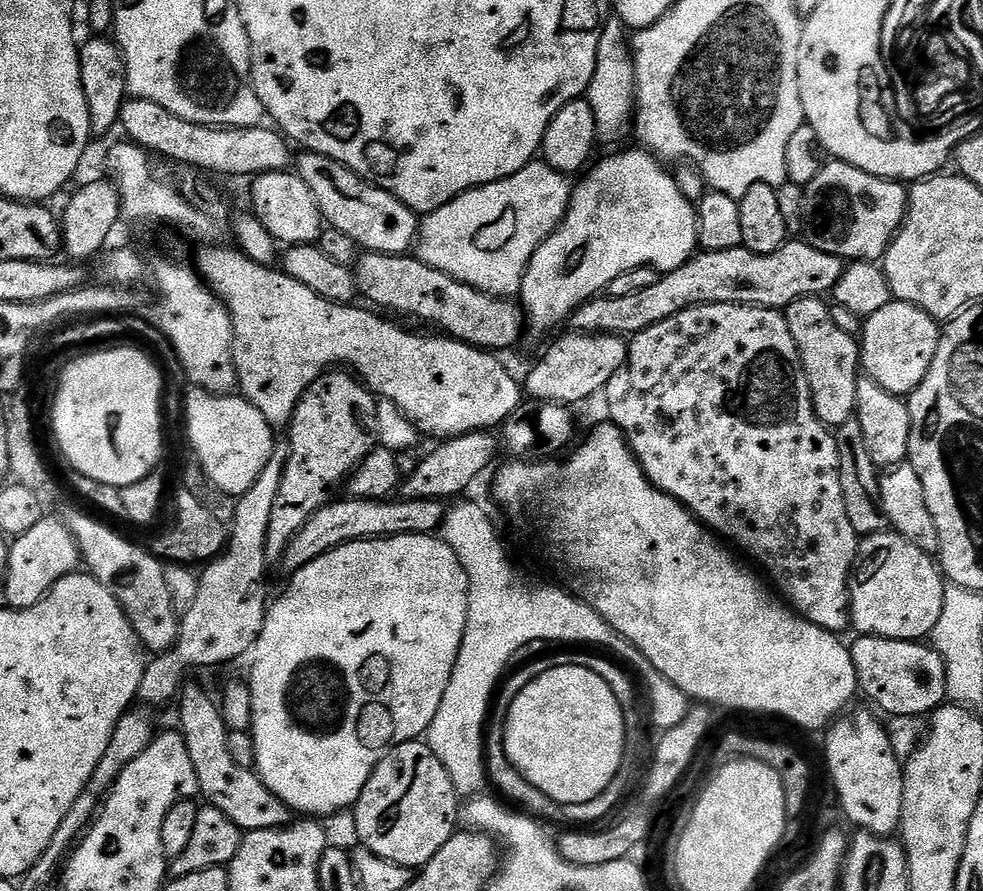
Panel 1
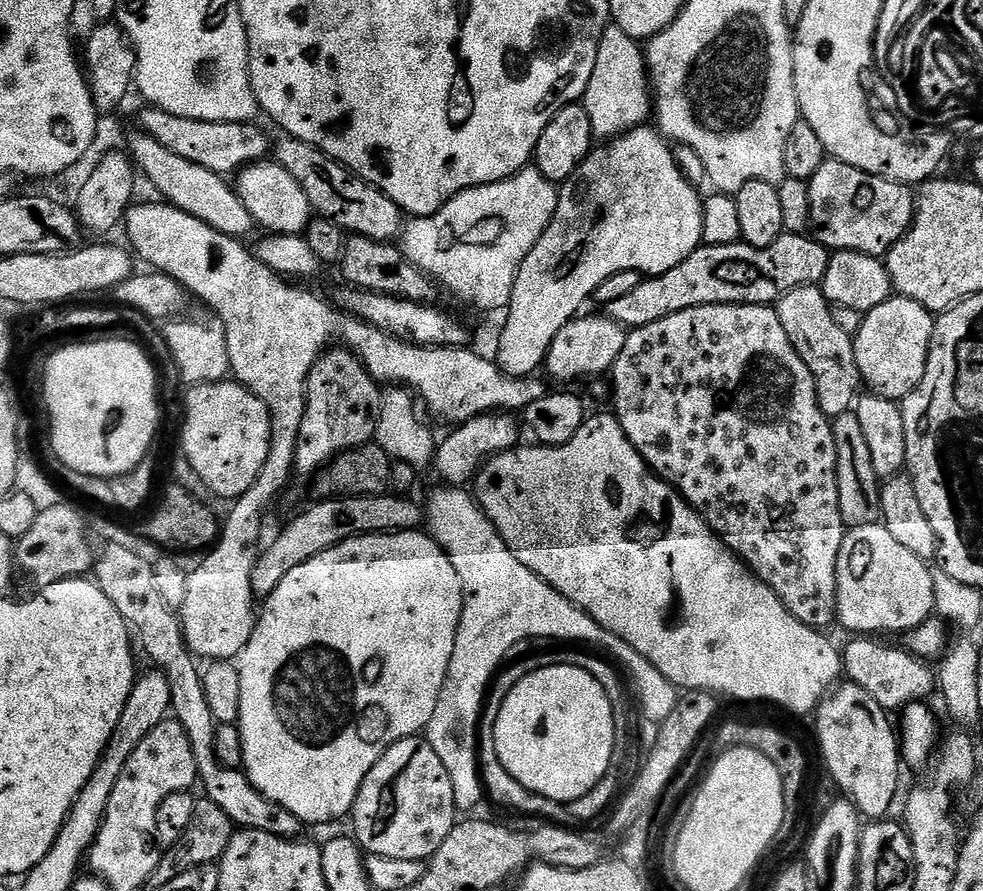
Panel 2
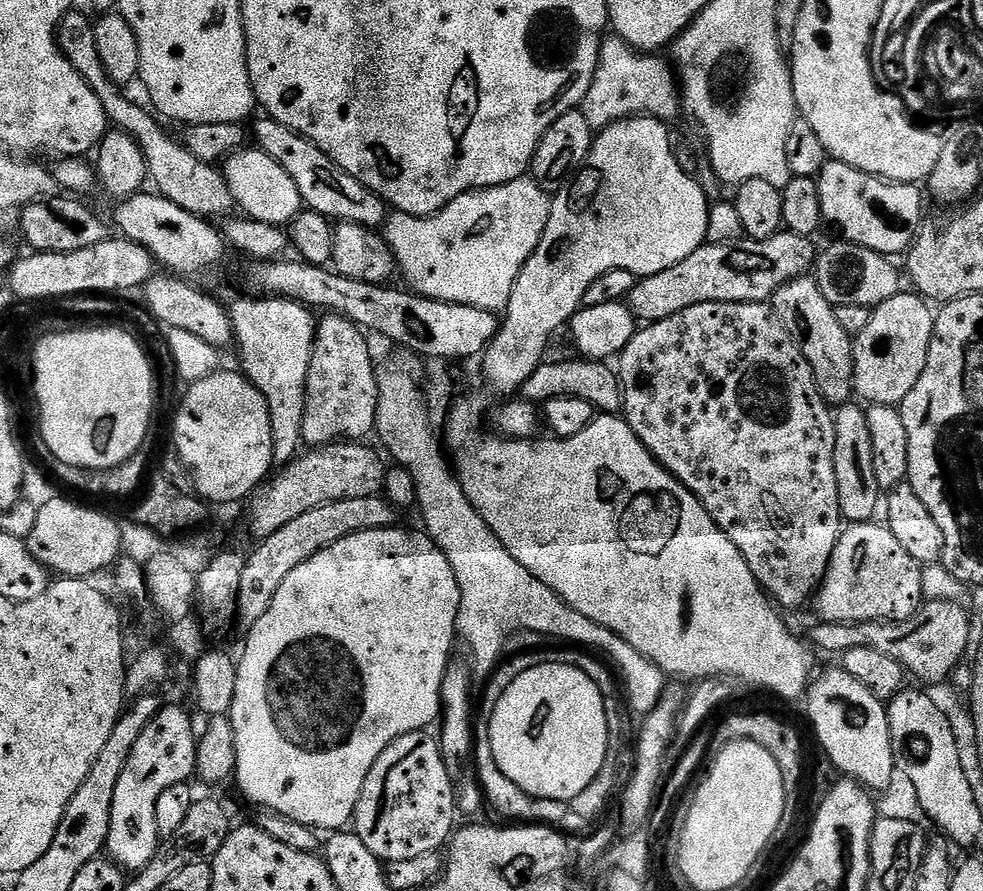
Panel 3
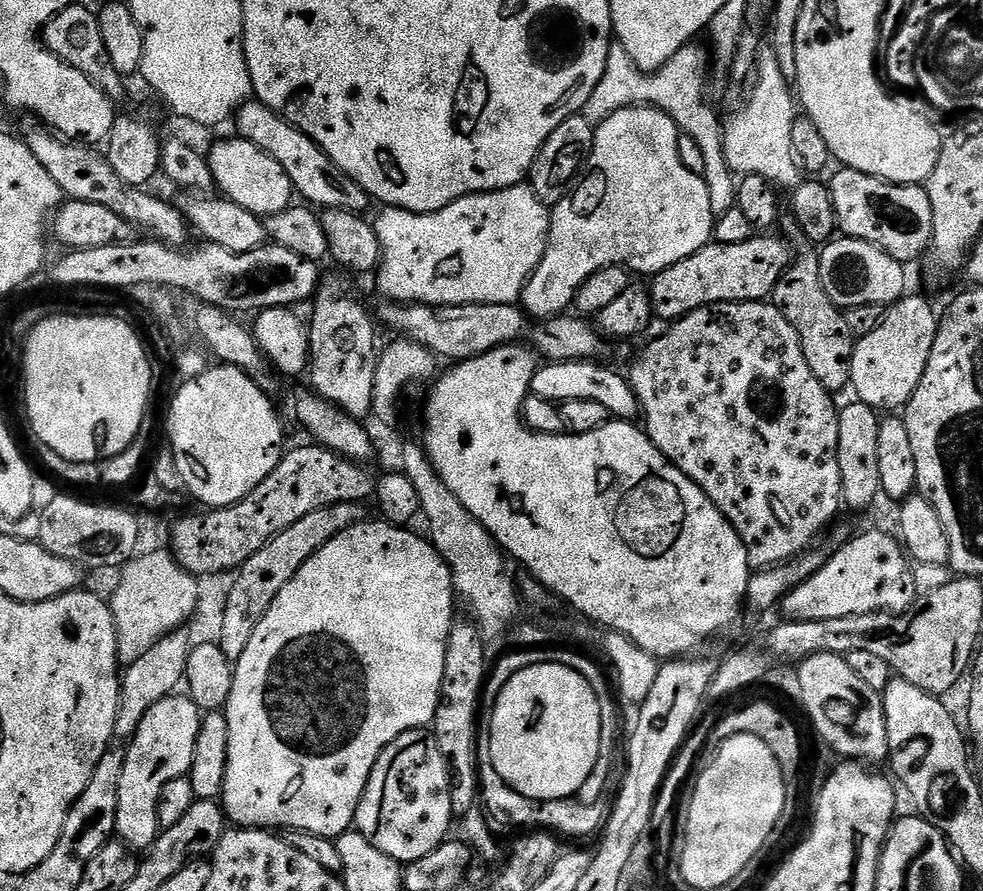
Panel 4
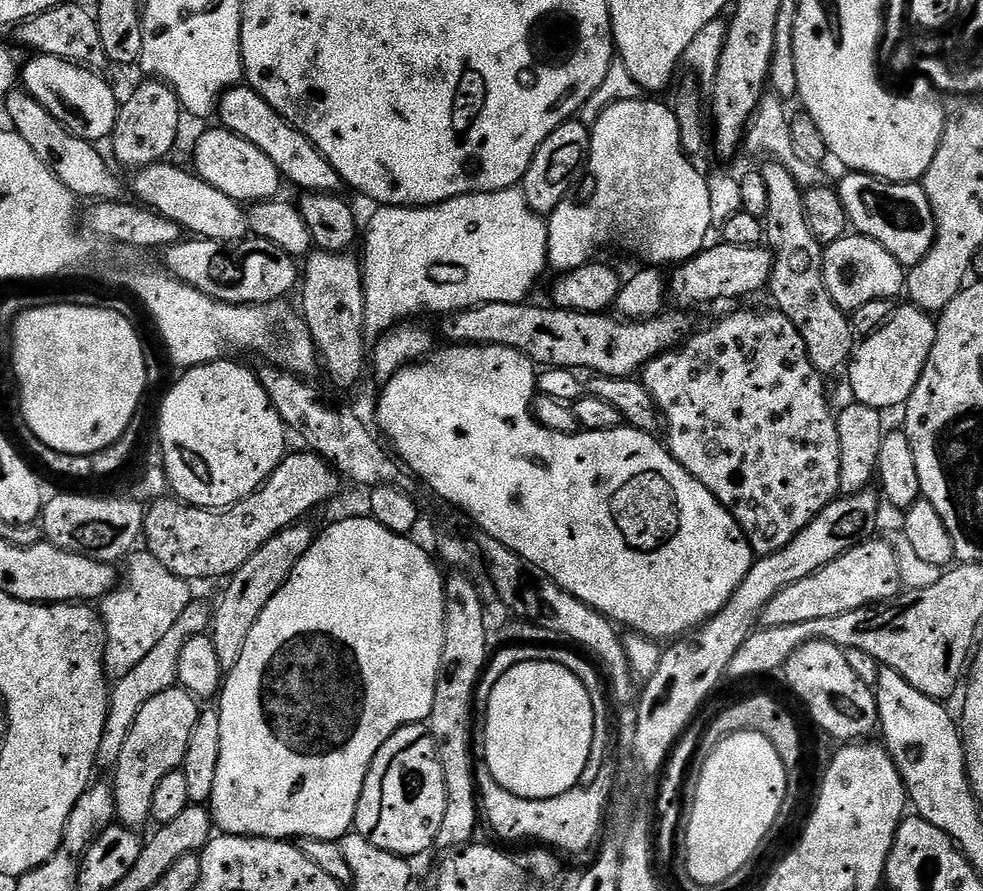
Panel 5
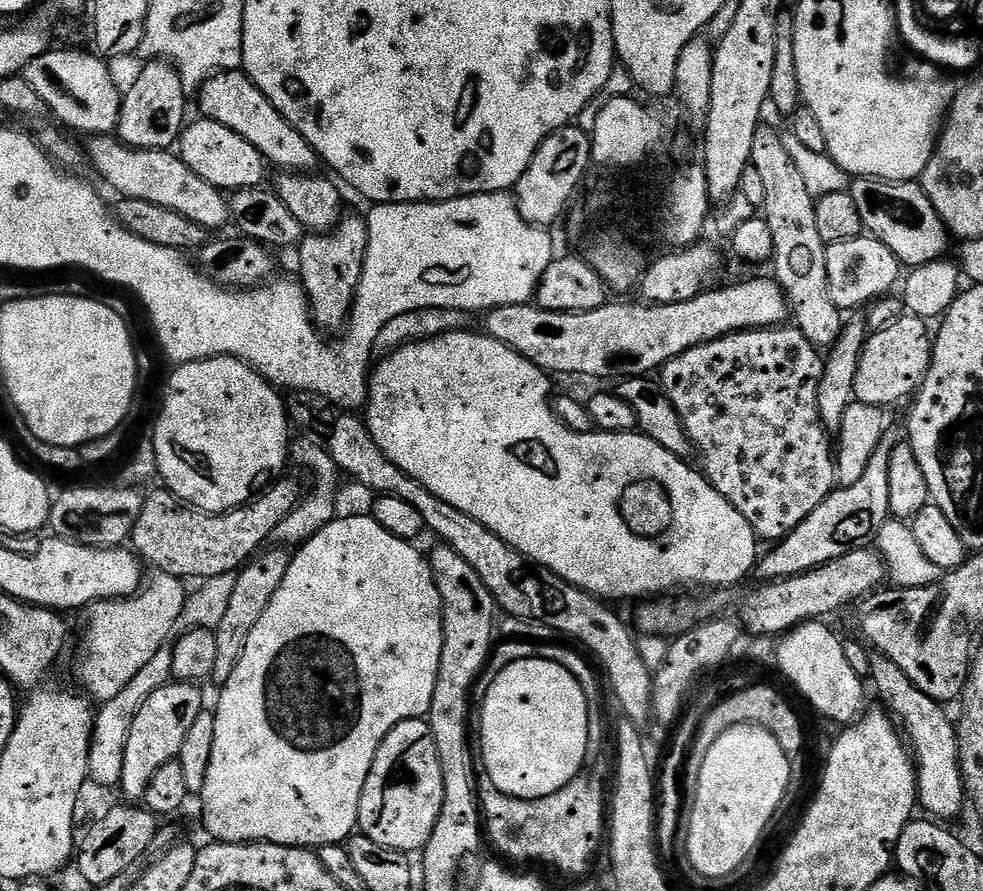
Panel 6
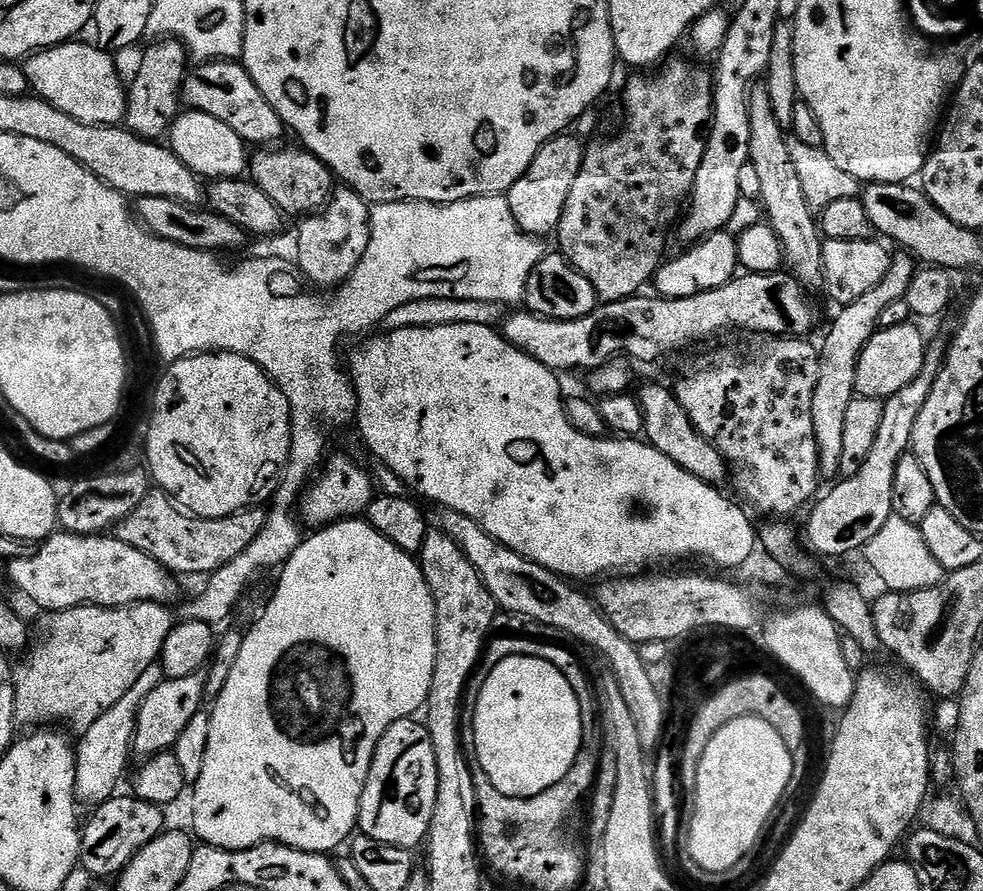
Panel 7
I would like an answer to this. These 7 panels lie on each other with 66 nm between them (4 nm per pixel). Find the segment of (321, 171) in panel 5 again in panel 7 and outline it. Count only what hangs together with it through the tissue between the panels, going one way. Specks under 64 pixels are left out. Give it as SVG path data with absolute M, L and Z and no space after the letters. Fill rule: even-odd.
M213 60L199 65L197 70L189 71L184 78L182 100L191 111L210 114L210 118L218 118L218 122L226 122L238 138L242 138L245 145L272 146L286 136L283 122L278 118L274 106L266 102L262 90L250 78L243 63L235 60ZM276 140L276 141L275 141Z

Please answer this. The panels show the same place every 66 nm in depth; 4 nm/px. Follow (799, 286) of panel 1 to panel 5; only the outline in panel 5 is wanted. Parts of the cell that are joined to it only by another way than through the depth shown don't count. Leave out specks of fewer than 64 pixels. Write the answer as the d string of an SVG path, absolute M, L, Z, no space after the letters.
M723 242L713 243L704 251L673 267L666 292L673 305L689 310L695 304L708 304L711 300L736 300L739 296L752 296L759 288L767 289L772 278L773 255L767 247L751 244L734 246Z

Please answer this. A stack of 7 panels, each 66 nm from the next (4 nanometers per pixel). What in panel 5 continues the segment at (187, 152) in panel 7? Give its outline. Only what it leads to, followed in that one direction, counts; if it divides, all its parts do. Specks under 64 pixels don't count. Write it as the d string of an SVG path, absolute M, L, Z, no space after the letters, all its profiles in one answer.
M215 126L209 132L204 132L196 140L196 149L192 152L192 160L196 175L200 176L214 190L222 190L230 198L241 202L271 200L282 185L280 171L246 138L238 138L238 134L228 131L223 126Z

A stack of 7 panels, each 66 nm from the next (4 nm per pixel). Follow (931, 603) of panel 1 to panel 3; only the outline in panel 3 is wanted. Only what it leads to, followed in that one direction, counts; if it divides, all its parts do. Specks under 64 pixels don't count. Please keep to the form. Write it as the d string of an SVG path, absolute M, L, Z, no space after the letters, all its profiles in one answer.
M876 523L852 524L841 531L840 541L834 546L834 554L828 560L824 581L814 597L816 612L823 623L861 624L871 620L909 620L920 609L924 600L921 565L914 558L910 558L910 554L906 554L902 542L894 538L888 527L883 523Z

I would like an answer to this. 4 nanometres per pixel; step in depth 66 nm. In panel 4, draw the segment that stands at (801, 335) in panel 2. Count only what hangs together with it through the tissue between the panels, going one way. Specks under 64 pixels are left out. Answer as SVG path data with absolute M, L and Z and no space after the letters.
M808 250L812 252L799 252L795 253L794 259L788 268L782 274L782 278L778 282L778 286L773 290L770 300L775 304L776 309L780 311L786 318L786 322L790 322L790 326L794 326L794 330L798 334L798 338L802 342L802 354L806 354L806 362L810 362L810 370L814 370L814 378L818 378L818 382L822 382L822 386L827 392L839 394L843 388L847 389L852 383L852 351L856 348L857 337L850 334L850 326L846 326L846 318L844 312L837 308L835 302L830 298L830 294L826 294L826 286L822 286L822 274L820 273L820 253L816 250Z

